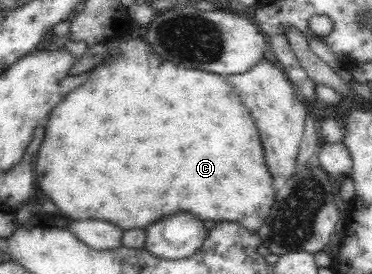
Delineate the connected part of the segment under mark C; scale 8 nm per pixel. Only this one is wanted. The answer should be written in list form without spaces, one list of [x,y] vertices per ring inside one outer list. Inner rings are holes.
[[[139,39],[112,40],[108,45],[111,51],[116,50],[120,56],[109,61],[108,64],[97,65],[90,70],[88,78],[79,87],[72,89],[47,117],[44,125],[45,138],[35,155],[37,162],[35,176],[39,181],[41,191],[49,195],[48,199],[55,201],[55,205],[59,207],[63,215],[73,220],[103,219],[123,230],[144,228],[146,225],[159,221],[165,215],[173,215],[179,211],[193,213],[195,217],[203,221],[237,222],[248,230],[258,230],[269,215],[276,193],[273,189],[273,176],[265,162],[263,144],[255,120],[243,105],[234,87],[225,81],[225,76],[200,69],[187,69],[163,59],[147,42],[139,41]]]

